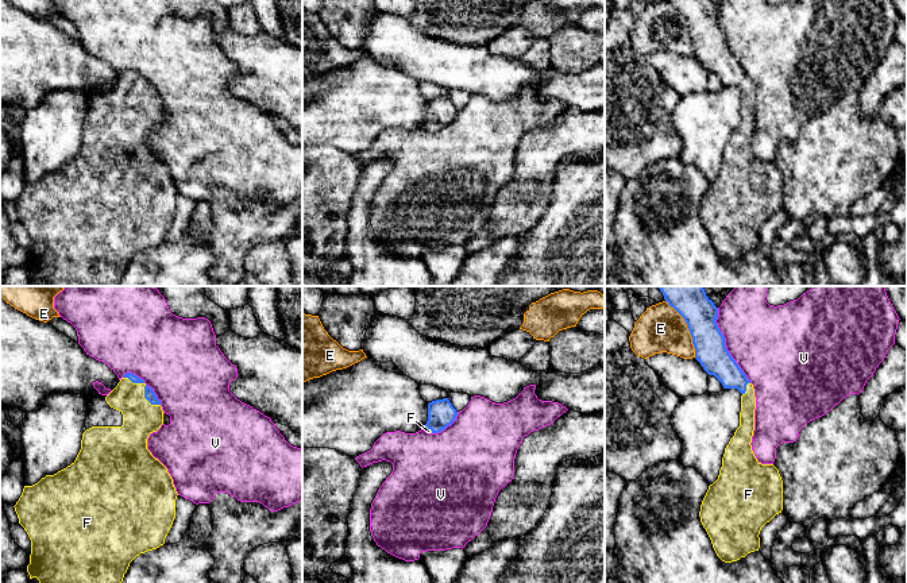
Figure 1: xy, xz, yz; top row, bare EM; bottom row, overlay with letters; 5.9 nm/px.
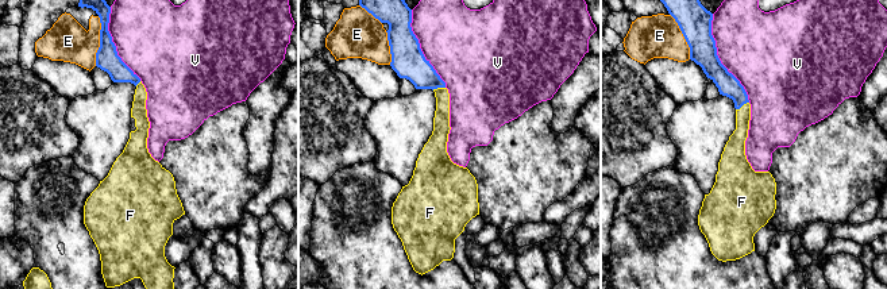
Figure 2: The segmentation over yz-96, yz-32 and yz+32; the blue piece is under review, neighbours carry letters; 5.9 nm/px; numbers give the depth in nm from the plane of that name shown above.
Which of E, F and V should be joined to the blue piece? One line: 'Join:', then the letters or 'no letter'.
Join: F

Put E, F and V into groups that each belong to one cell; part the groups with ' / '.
E / F / V

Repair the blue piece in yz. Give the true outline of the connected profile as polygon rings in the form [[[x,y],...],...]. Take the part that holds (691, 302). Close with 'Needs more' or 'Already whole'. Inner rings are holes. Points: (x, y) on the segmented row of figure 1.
[[[659,286],[659,289],[665,302],[684,318],[692,337],[695,359],[703,370],[709,375],[714,375],[723,389],[737,389],[742,394],[740,426],[725,448],[718,479],[709,486],[699,511],[700,522],[717,556],[725,563],[737,561],[748,553],[759,551],[761,528],[781,513],[783,480],[773,464],[759,463],[752,451],[756,409],[754,389],[726,350],[725,337],[715,323],[718,308],[706,296],[703,286]]]. Needs more

